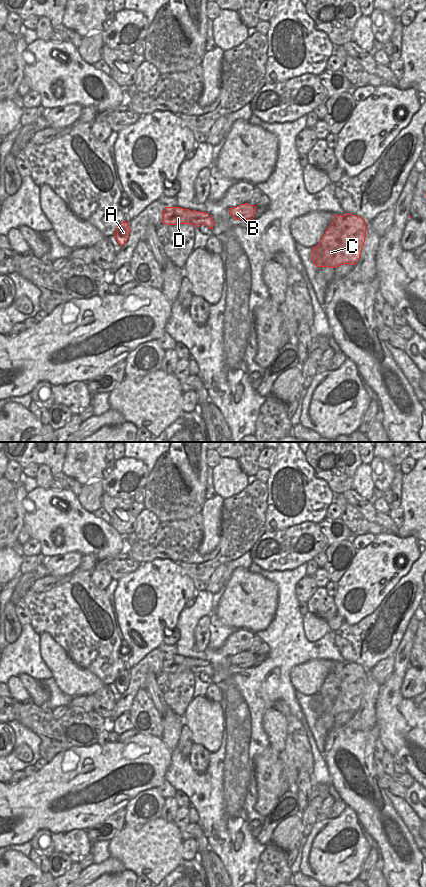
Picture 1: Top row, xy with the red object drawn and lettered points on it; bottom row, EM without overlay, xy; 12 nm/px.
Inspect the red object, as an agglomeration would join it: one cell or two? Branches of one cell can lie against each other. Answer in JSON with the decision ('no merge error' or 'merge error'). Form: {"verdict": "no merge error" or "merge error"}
{"verdict": "merge error"}

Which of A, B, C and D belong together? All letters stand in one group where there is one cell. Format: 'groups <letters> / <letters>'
groups A B D / C

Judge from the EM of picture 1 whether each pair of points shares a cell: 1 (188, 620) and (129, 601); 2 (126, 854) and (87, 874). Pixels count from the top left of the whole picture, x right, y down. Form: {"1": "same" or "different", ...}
{"1": "different", "2": "different"}

